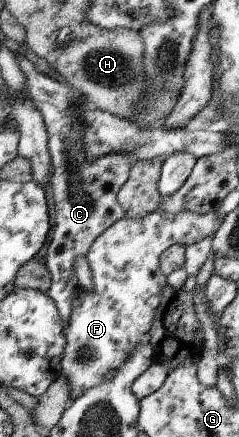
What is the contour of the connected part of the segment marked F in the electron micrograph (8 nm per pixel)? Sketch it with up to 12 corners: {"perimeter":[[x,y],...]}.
{"perimeter":[[125,215],[86,255],[61,375],[70,402],[149,345],[160,256],[222,220]]}

